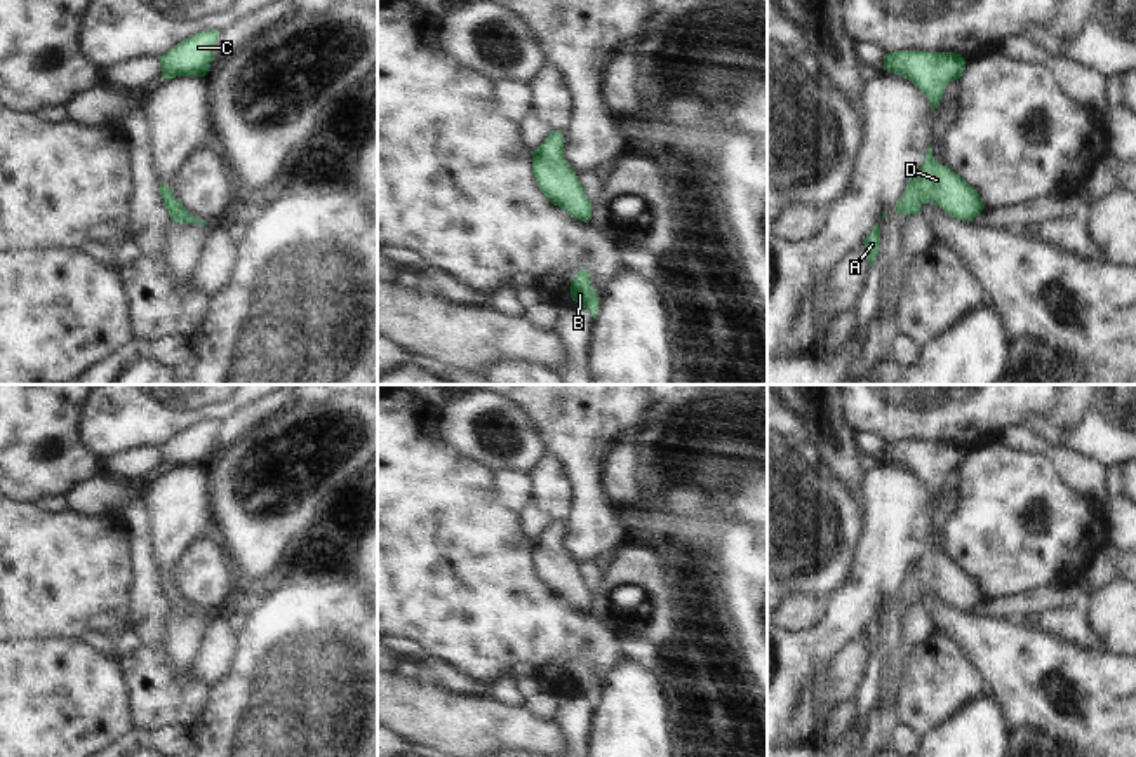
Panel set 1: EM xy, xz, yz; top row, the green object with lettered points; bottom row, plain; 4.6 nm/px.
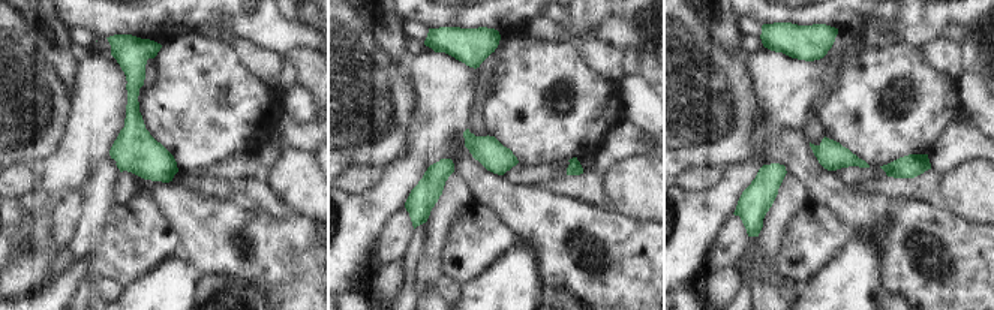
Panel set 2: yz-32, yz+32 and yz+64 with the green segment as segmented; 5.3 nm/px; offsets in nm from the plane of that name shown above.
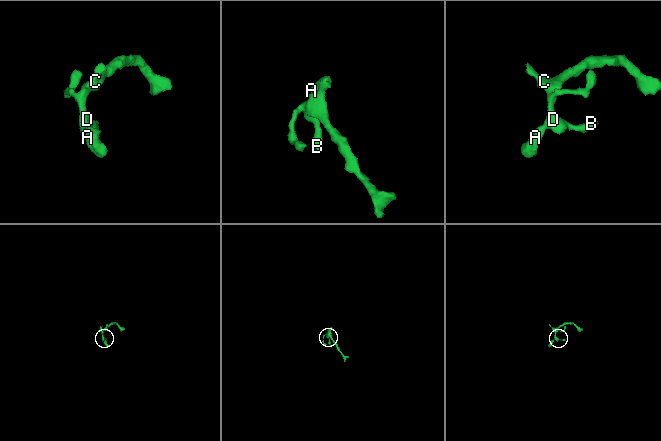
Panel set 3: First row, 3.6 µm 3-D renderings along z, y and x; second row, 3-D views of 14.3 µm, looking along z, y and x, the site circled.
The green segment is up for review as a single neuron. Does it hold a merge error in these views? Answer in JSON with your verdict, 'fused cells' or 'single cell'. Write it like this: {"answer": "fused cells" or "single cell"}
{"answer": "single cell"}

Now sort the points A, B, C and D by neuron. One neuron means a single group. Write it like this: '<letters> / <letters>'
A B C D

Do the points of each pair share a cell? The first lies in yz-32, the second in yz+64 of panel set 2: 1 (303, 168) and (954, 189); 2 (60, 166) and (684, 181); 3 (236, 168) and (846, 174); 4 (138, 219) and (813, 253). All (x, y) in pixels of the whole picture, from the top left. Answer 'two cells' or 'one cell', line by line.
1: one cell
2: two cells
3: one cell
4: one cell

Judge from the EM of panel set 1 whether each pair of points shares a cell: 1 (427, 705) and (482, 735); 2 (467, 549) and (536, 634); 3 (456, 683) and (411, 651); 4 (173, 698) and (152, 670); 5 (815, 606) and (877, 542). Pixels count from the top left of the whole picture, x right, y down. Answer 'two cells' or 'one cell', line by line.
1: one cell
2: one cell
3: one cell
4: one cell
5: two cells

